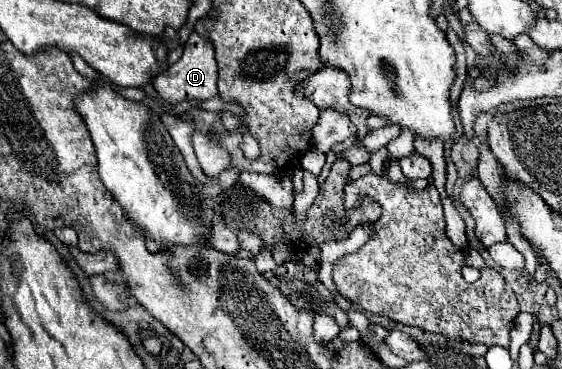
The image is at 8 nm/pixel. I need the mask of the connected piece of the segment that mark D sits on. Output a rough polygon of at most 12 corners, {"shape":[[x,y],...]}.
{"shape":[[194,31],[152,87],[164,103],[218,93],[214,47]]}

